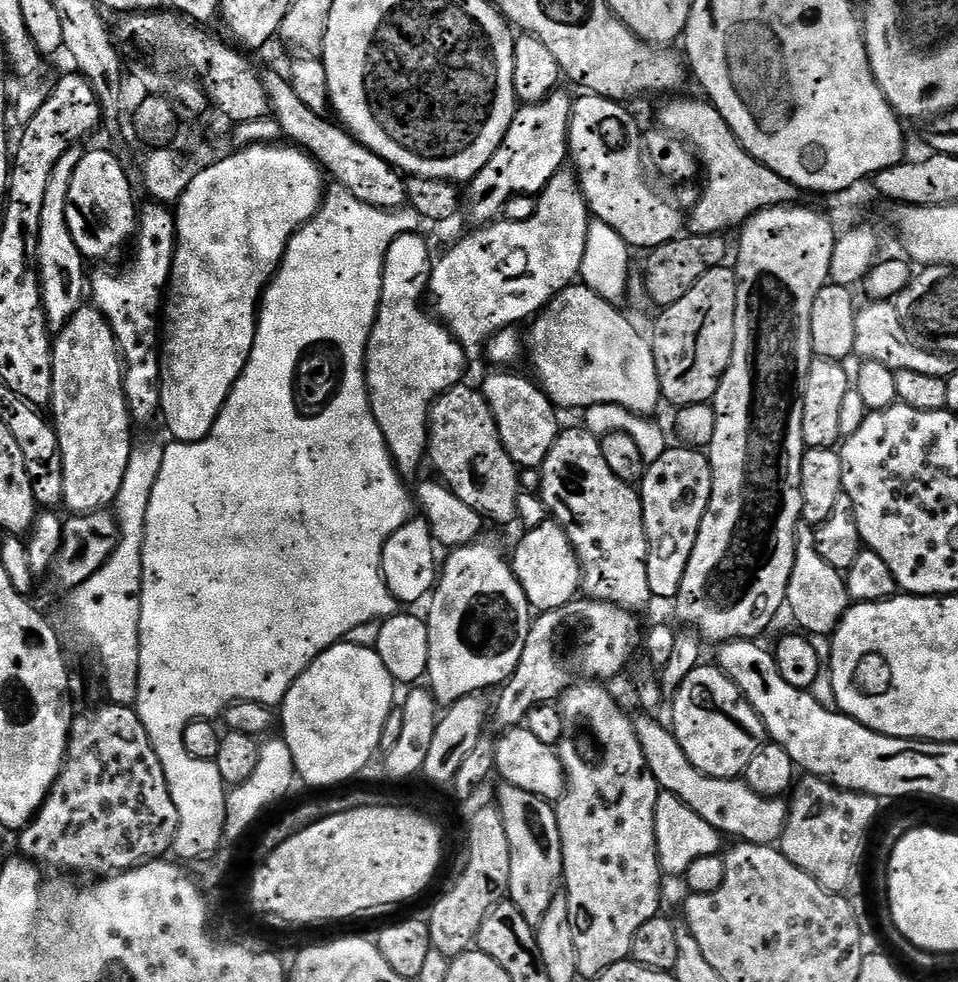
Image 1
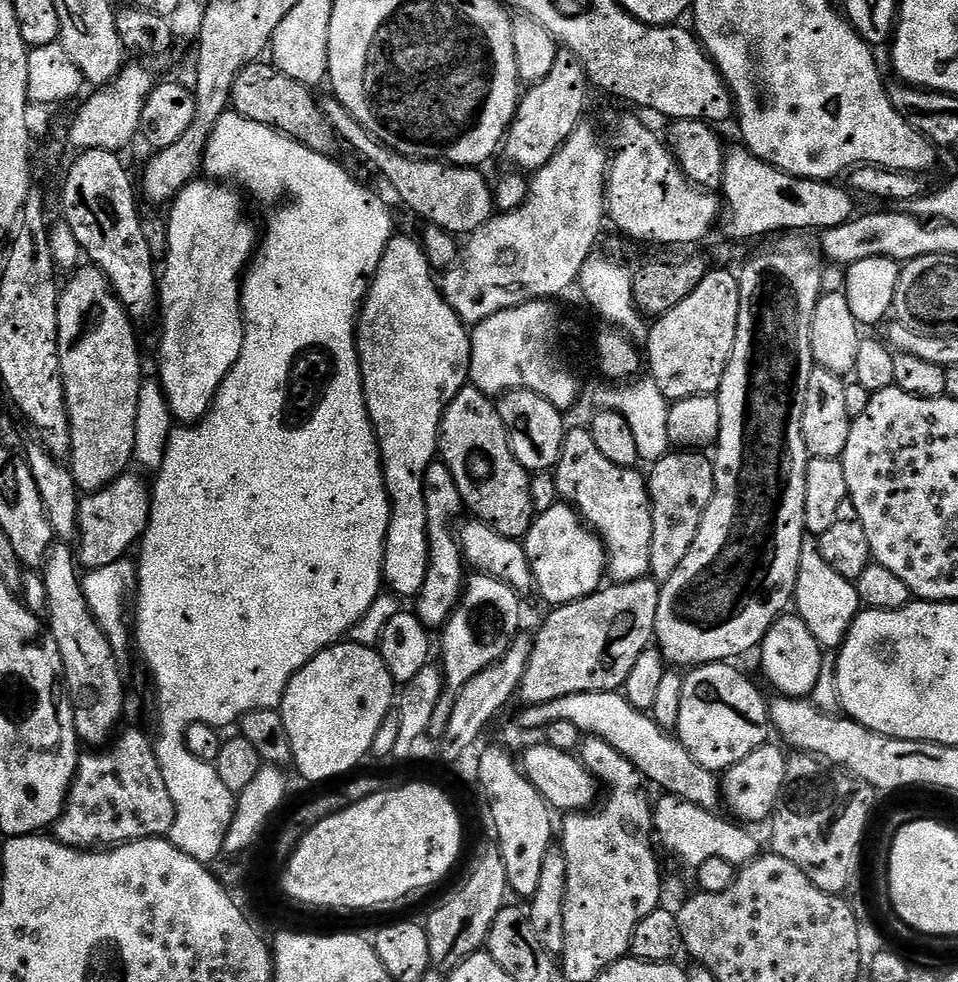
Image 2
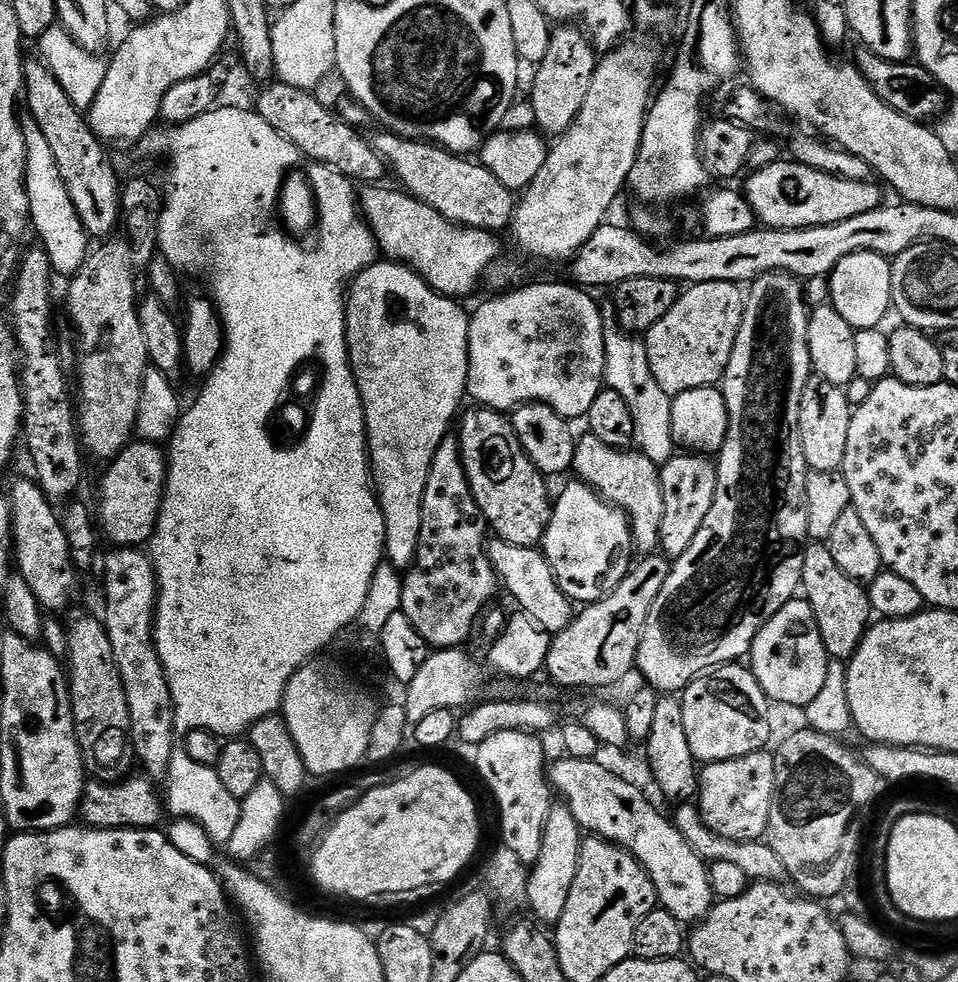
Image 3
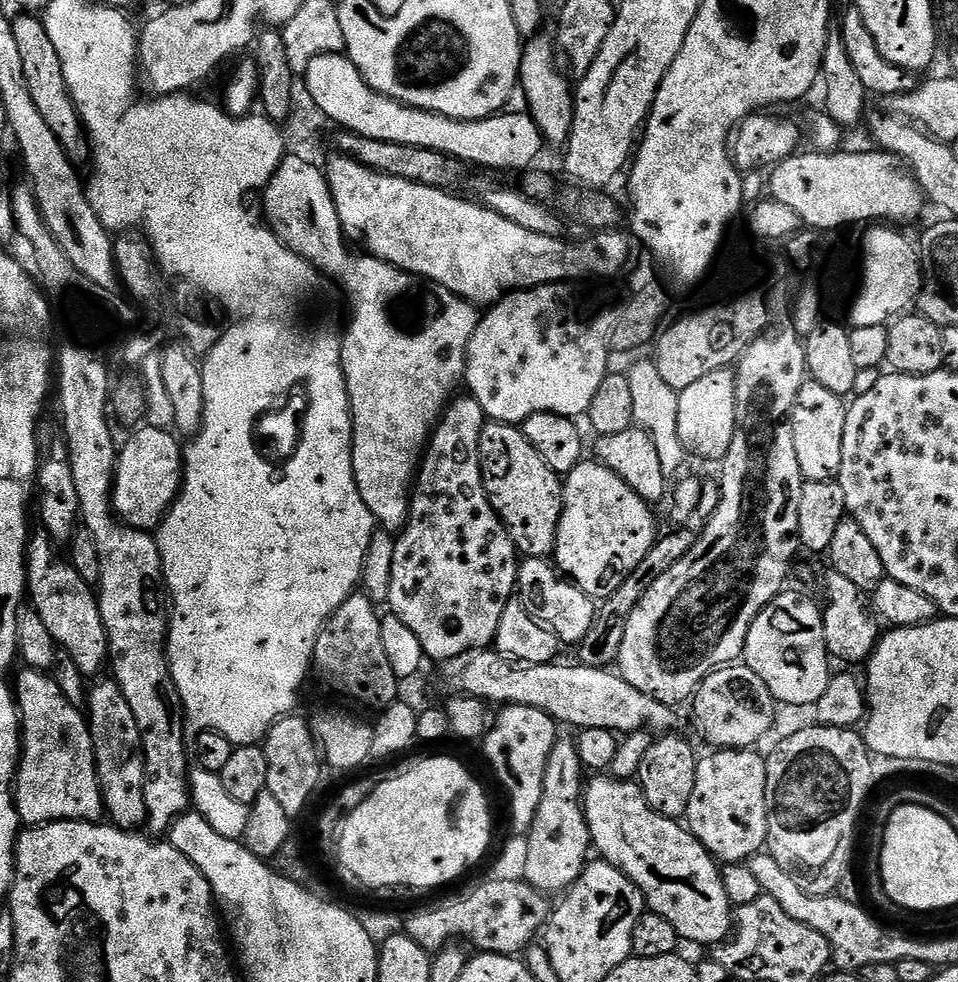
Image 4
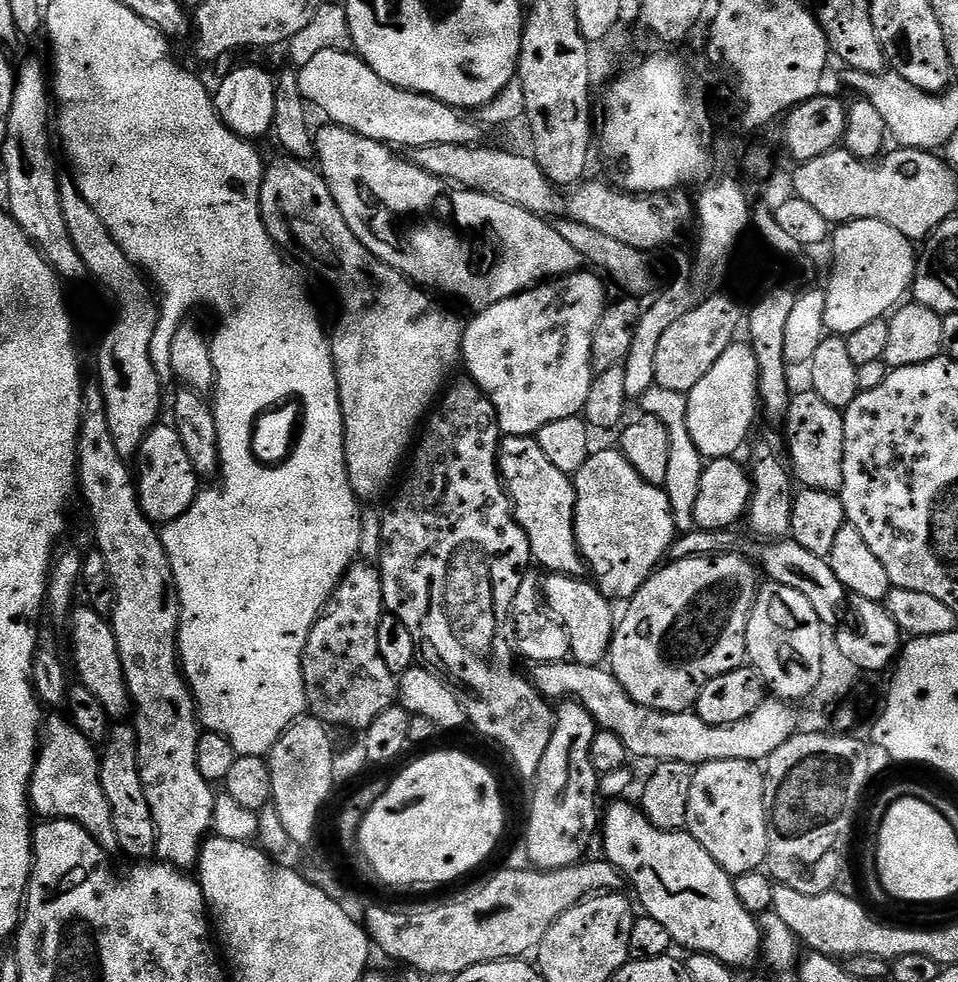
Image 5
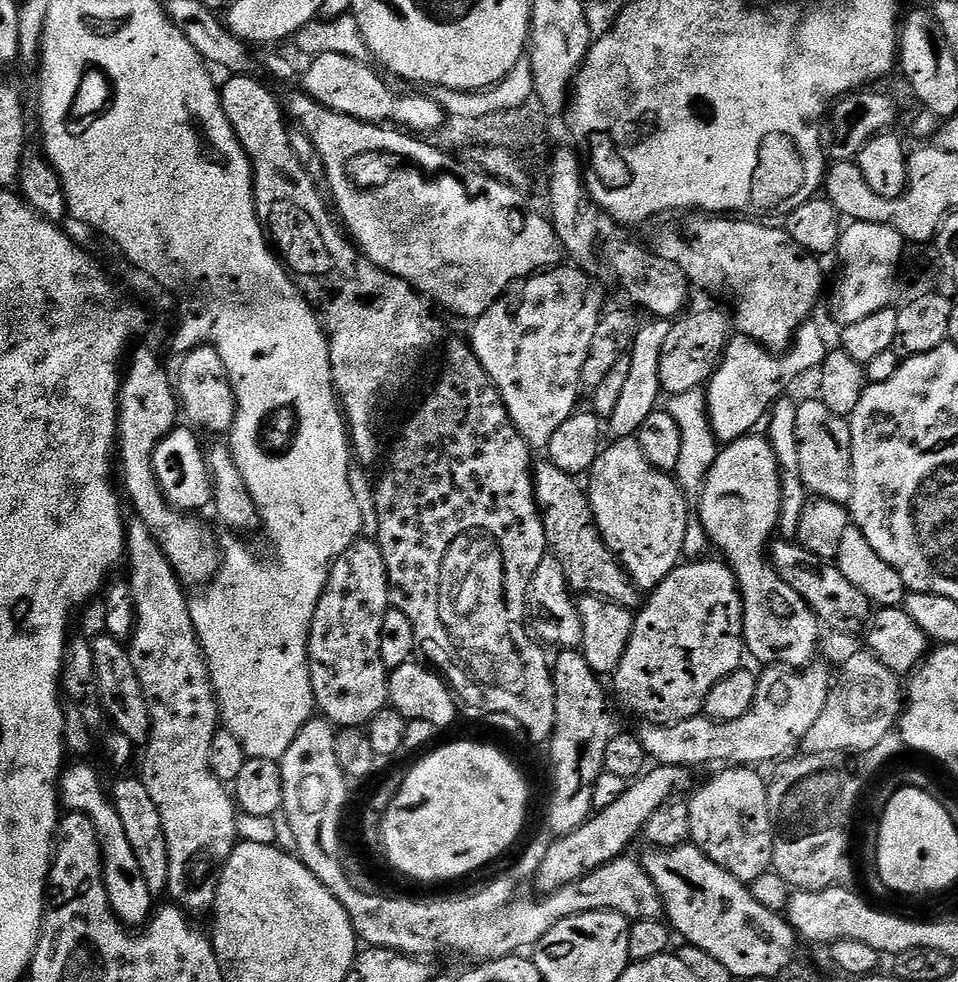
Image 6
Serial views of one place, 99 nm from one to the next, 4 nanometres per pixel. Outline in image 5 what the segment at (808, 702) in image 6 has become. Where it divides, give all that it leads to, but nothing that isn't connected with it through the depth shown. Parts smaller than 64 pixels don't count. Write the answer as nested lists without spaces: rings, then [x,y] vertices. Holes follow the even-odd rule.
[[[561,662],[558,664],[537,664],[531,670],[533,672],[530,672],[530,676],[536,689],[546,698],[551,698],[556,702],[563,701],[565,698],[579,700],[580,704],[586,706],[588,712],[596,719],[597,725],[601,729],[618,734],[618,738],[622,738],[628,753],[633,757],[645,756],[646,759],[652,760],[651,762],[678,760],[693,766],[699,766],[711,760],[725,760],[726,758],[764,762],[767,761],[770,754],[774,754],[774,750],[778,750],[778,746],[782,746],[782,742],[786,742],[798,731],[798,712],[797,710],[795,712],[792,709],[795,707],[784,698],[765,698],[758,706],[758,710],[754,710],[754,714],[750,714],[742,722],[714,726],[702,722],[702,718],[692,710],[659,712],[653,708],[647,708],[634,698],[630,698],[630,694],[622,686],[622,682],[618,682],[616,675],[604,666]]]

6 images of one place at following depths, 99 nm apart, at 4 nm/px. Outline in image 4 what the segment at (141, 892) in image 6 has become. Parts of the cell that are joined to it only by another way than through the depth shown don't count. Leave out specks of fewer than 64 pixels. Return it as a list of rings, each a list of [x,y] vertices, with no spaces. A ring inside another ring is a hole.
[[[24,670],[17,680],[15,677],[14,696],[22,717],[22,755],[14,785],[21,821],[28,826],[39,826],[52,823],[54,818],[103,817],[106,809],[96,773],[96,747],[85,713],[67,700],[58,682],[46,672]]]

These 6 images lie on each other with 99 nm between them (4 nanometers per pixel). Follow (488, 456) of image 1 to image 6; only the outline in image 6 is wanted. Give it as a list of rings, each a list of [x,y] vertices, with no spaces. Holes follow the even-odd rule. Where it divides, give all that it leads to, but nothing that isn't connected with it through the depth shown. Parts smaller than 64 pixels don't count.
[[[551,462],[537,463],[534,468],[536,505],[544,517],[544,533],[551,555],[562,566],[569,589],[576,594],[601,596],[623,608],[635,609],[638,589],[620,565],[616,555],[608,549],[596,525],[588,493],[575,476],[558,470]]]

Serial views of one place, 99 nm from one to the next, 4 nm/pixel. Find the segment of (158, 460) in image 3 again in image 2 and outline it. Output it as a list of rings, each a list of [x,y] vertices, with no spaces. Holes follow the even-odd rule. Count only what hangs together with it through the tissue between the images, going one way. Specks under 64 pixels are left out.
[[[125,474],[118,477],[114,482],[110,482],[102,490],[85,495],[80,501],[80,509],[77,514],[77,530],[79,532],[78,564],[81,569],[91,570],[94,568],[105,568],[114,562],[125,559],[129,555],[128,551],[135,549],[139,545],[152,509],[152,494],[149,485],[144,485],[144,480],[140,476]]]

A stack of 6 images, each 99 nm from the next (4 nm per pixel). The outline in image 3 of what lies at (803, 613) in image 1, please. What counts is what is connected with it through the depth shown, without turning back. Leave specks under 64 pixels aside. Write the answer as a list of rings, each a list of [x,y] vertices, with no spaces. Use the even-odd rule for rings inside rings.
[[[812,542],[804,550],[802,592],[814,610],[814,618],[829,657],[843,662],[851,660],[874,620],[865,585],[855,584],[846,578],[846,574],[842,574],[842,570],[838,570],[834,558],[830,558],[827,543]]]

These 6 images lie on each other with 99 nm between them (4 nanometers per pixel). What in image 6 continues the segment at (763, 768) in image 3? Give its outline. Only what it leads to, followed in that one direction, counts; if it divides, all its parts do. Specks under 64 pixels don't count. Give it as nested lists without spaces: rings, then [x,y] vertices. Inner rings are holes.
[[[724,766],[709,784],[704,784],[692,800],[687,801],[690,814],[690,840],[696,845],[710,862],[714,862],[722,870],[726,870],[736,880],[751,882],[758,878],[758,874],[772,868],[772,851],[774,838],[772,837],[772,823],[768,809],[768,785],[765,777],[760,777],[752,766]]]

